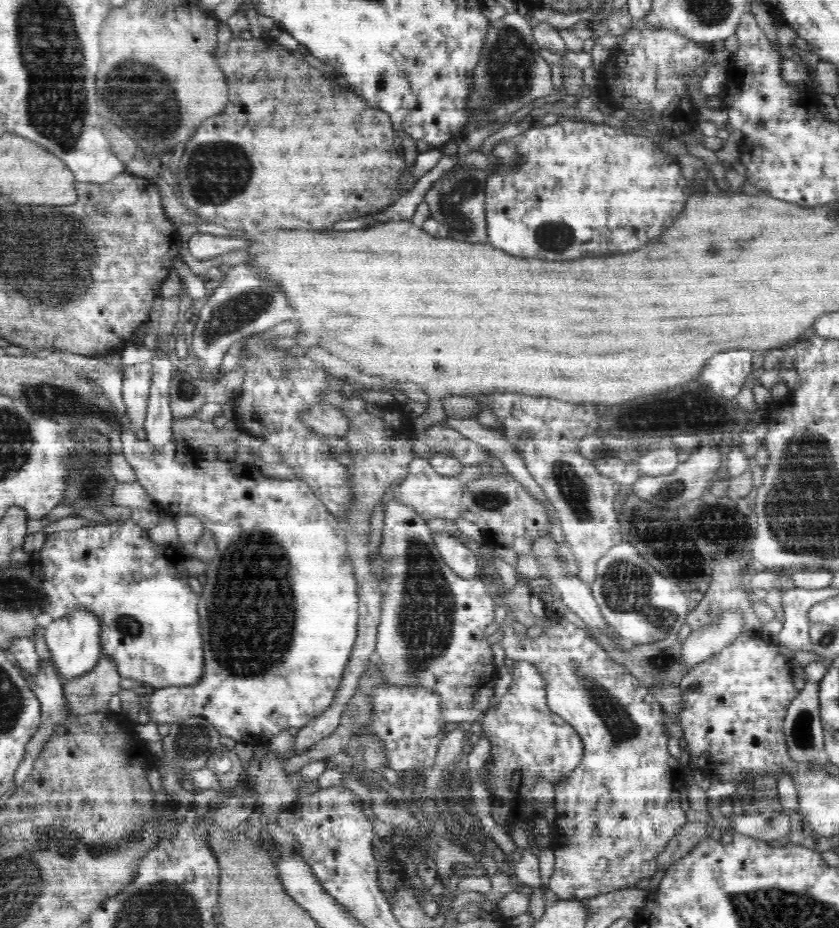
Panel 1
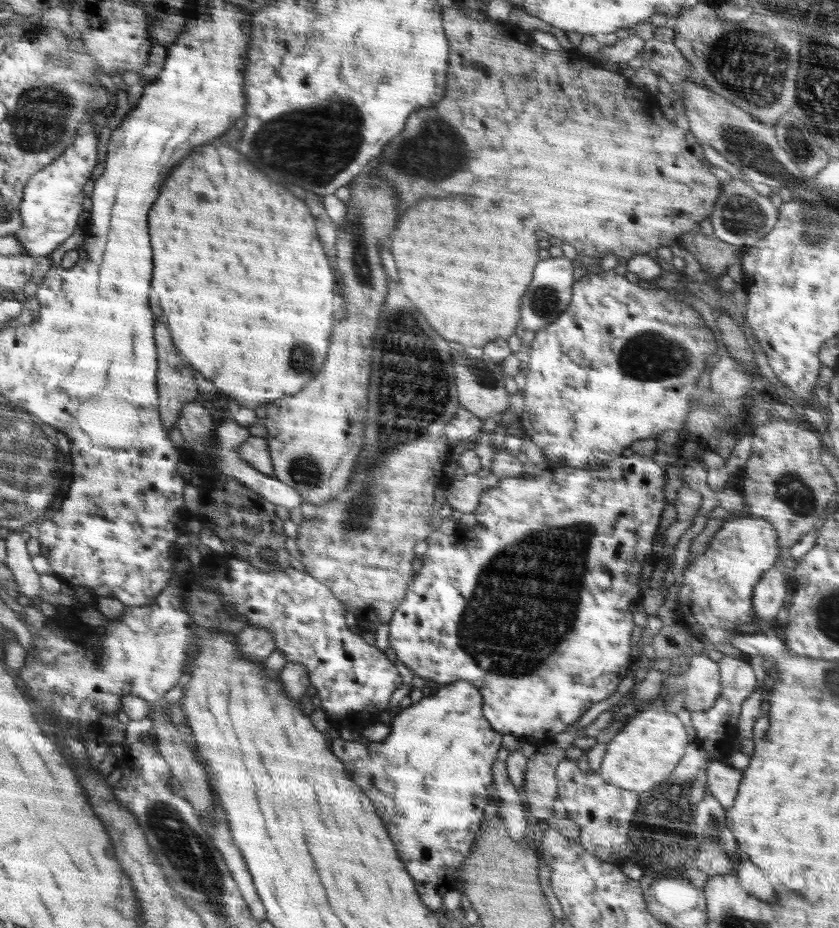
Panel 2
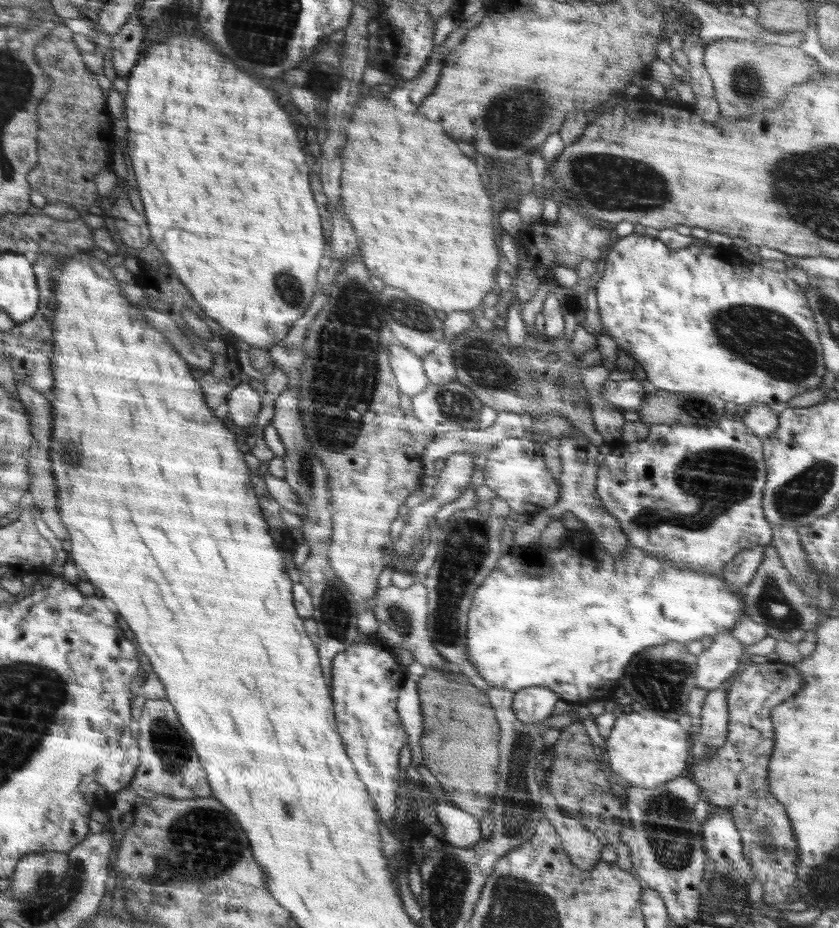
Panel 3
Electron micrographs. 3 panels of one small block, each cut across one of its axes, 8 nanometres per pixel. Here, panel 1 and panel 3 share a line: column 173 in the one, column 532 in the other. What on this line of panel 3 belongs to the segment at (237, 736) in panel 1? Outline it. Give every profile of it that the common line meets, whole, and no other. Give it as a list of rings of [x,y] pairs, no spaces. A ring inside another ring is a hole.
[[[528,436],[510,437],[498,442],[482,459],[485,485],[494,490],[499,498],[506,500],[514,513],[532,516],[558,502],[558,484],[540,456],[540,447],[542,445],[538,442],[530,442]],[[532,686],[515,692],[512,707],[520,723],[538,724],[552,712],[555,704],[561,700],[552,690]]]

